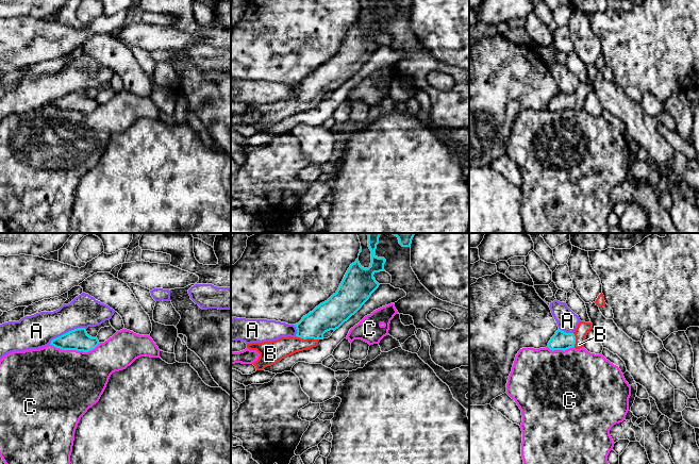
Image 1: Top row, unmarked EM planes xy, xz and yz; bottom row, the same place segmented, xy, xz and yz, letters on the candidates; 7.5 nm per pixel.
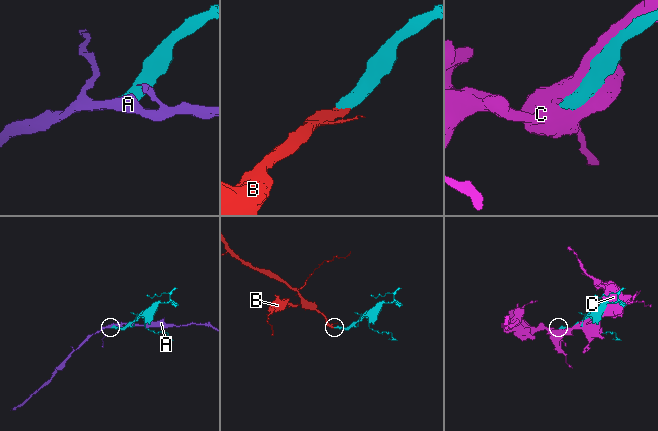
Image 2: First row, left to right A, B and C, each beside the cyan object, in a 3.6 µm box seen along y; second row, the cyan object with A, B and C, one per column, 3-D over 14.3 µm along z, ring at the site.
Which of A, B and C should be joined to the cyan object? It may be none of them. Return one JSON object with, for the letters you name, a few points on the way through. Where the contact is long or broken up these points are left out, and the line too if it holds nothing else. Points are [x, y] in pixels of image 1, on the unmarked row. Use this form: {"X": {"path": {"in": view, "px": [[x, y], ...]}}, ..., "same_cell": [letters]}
{"B": {"path": {"in": "xz", "px": [[330, 77], [308, 99], [299, 105], [283, 109]]}}, "same_cell": ["B"]}

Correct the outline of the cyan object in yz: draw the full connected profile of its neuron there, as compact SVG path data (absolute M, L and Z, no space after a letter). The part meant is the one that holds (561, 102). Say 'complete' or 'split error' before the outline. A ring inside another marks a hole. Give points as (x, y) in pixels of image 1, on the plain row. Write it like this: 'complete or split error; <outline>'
split error; M580 83L573 95L566 95L557 92L548 104L548 110L554 112L567 112L575 109L580 111L584 109L587 95L593 90L592 84Z

